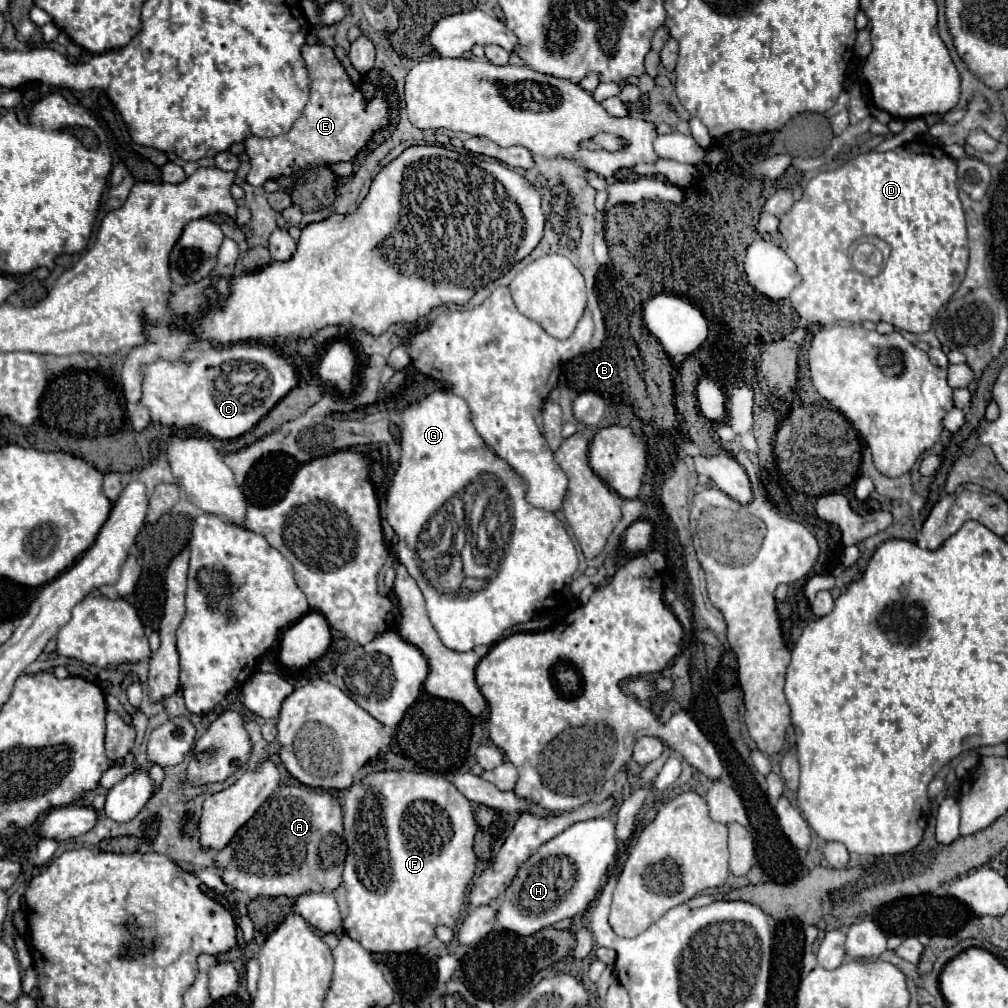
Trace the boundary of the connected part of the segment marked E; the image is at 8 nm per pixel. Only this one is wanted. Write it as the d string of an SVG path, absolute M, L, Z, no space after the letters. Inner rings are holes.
M304 45L300 49L308 77L310 77L310 97L304 107L302 117L292 125L288 133L278 137L244 139L246 153L250 157L252 169L248 173L250 185L262 185L268 179L278 179L280 175L296 175L310 165L330 165L336 161L352 161L356 153L368 143L374 131L388 125L388 103L380 91L376 91L370 103L364 101L358 87L348 79L348 73L334 57L334 51L326 45Z

